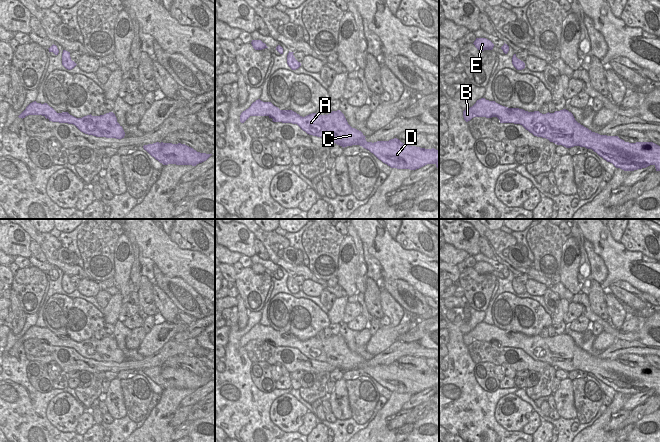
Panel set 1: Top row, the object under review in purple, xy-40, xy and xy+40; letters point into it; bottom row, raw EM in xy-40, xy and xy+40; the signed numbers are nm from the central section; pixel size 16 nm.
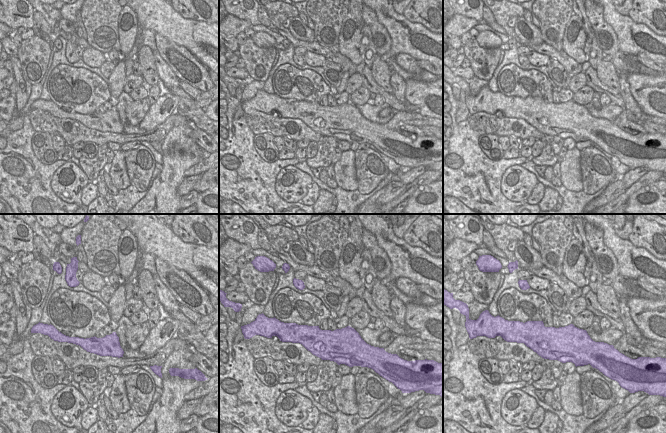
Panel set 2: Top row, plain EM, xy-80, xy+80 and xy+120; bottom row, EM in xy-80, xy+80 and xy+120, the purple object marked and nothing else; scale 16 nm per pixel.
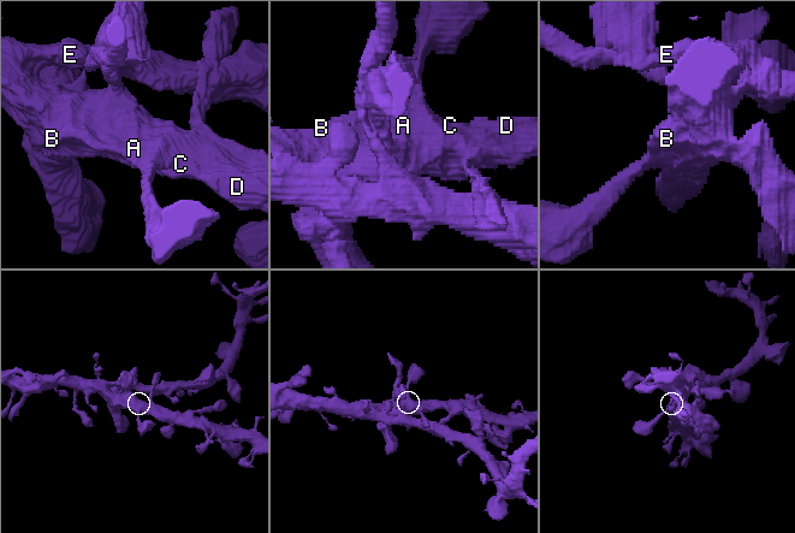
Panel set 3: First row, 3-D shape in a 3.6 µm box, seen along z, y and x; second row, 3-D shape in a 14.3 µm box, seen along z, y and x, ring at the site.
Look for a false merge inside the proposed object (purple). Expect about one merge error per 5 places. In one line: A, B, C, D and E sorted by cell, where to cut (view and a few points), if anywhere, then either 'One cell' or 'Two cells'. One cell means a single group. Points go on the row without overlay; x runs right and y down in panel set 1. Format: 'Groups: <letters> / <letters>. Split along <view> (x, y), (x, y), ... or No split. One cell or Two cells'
Groups: A B C D E. No split. One cell.

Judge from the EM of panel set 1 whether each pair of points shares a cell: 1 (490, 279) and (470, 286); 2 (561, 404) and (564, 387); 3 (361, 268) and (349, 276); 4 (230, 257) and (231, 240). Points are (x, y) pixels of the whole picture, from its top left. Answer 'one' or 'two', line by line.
1: one
2: one
3: two
4: two

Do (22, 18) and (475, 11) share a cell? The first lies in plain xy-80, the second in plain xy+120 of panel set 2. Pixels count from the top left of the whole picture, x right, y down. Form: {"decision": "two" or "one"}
{"decision": "one"}

